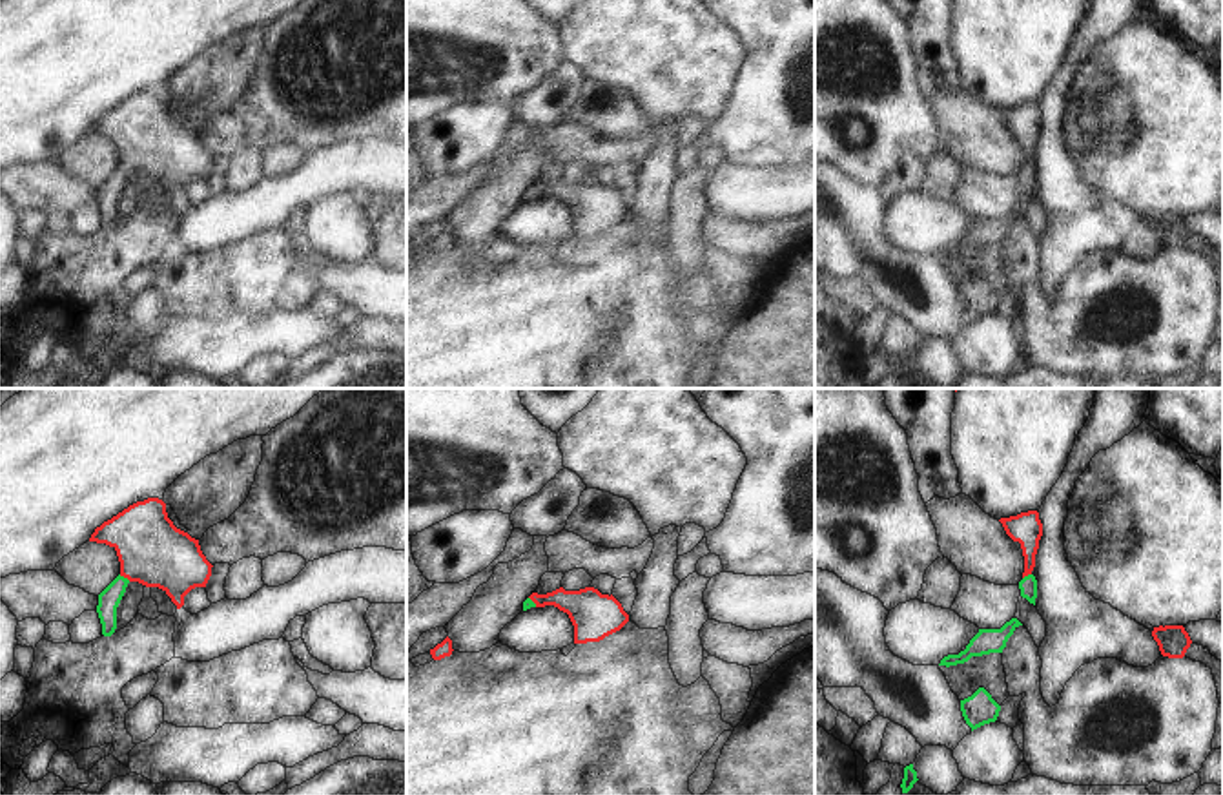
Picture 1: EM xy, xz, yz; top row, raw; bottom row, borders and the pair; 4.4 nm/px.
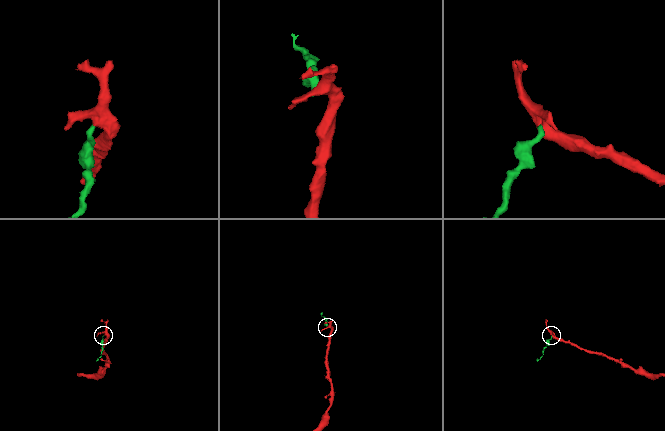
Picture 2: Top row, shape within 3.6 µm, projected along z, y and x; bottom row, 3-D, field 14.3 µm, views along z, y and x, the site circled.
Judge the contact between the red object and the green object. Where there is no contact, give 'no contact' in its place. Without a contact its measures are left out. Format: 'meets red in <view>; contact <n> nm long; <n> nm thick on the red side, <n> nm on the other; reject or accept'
meets red in xy; contact 60 nm long; 300 nm thick on the red side, 100 nm on the other; accept

